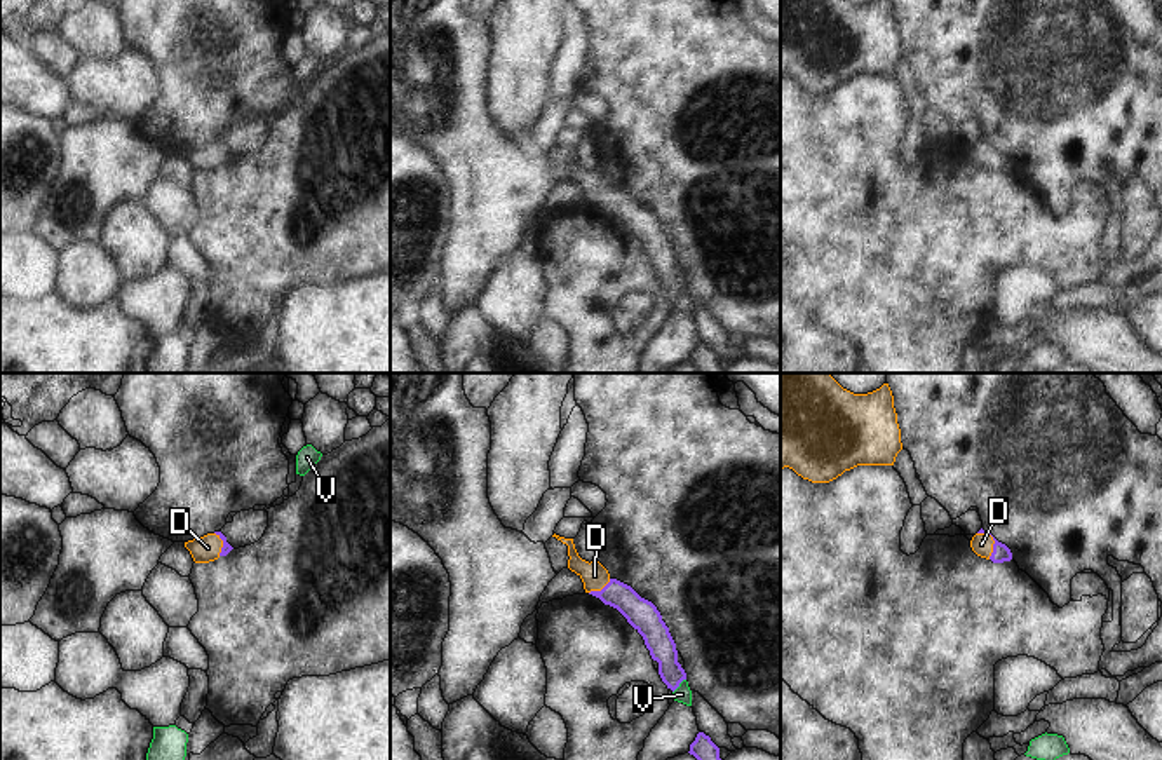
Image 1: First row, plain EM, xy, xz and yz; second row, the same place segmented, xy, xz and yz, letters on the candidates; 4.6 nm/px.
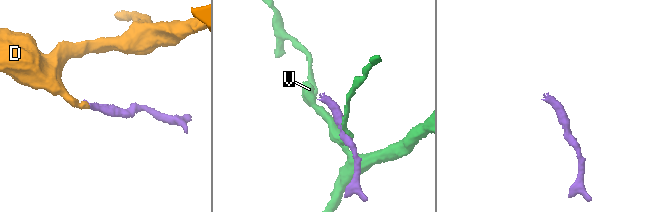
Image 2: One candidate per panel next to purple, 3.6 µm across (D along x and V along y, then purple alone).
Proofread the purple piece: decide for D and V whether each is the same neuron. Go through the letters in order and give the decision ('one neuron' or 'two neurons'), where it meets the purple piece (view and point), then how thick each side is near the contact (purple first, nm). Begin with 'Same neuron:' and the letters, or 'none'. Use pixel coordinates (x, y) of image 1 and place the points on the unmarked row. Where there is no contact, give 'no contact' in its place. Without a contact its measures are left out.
Same neuron: D
D: one neuron; contact yz (993, 149); calibres 80 and 100 nm
V: two neurons; contact xz (678, 295); calibres 130 and 80 nm

